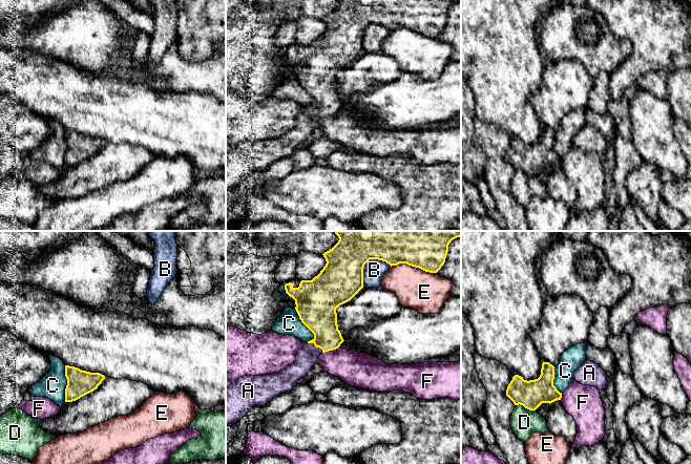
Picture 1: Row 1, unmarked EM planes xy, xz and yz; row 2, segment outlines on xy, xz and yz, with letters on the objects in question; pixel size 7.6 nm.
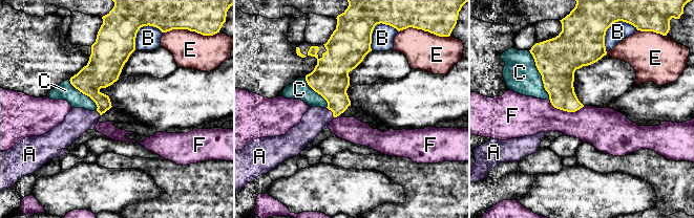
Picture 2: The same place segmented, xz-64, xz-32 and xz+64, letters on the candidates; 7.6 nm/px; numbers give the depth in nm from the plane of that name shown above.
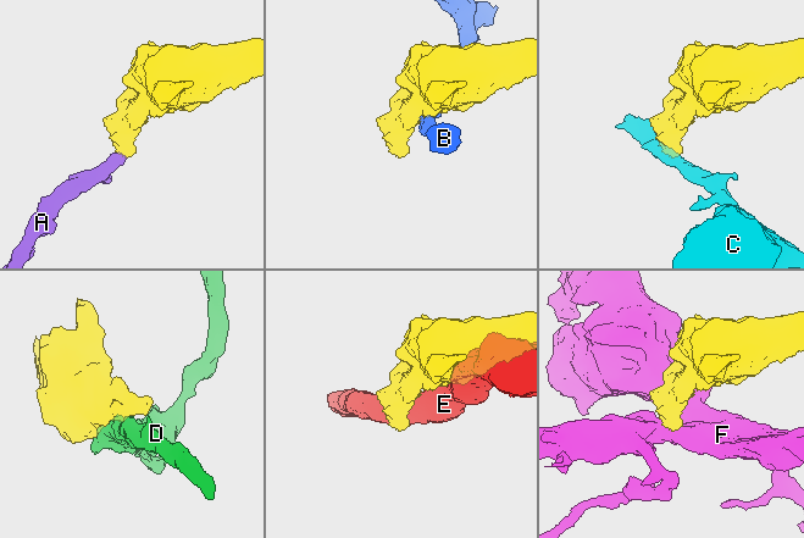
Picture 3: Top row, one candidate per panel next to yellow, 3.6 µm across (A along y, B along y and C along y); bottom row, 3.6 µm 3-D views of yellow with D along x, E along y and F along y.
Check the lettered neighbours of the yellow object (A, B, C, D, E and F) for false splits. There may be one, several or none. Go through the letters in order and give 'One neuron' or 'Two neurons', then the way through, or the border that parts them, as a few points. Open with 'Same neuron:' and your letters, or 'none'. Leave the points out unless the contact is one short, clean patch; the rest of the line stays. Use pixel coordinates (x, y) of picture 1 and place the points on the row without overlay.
Same neuron: A
A: One neuron. Path across: xz (318, 78), (315, 110), (307, 122)
B: Two neurons
C: Two neurons
D: Two neurons
E: Two neurons
F: Two neurons

